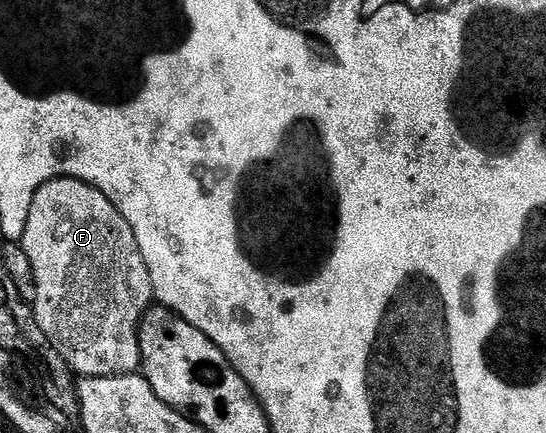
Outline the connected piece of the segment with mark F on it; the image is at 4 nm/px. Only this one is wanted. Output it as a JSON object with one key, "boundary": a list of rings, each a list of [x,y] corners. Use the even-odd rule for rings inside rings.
{"boundary":[[[68,176],[57,178],[45,182],[45,186],[41,186],[41,190],[37,190],[37,194],[33,198],[33,206],[29,206],[29,222],[23,223],[23,227],[25,234],[21,237],[21,245],[29,262],[32,263],[32,274],[37,286],[37,298],[33,303],[37,326],[41,326],[45,338],[55,347],[57,354],[61,354],[61,358],[65,358],[72,373],[83,378],[88,376],[129,376],[138,373],[141,368],[139,325],[142,324],[147,309],[152,307],[155,291],[153,282],[149,278],[149,266],[145,266],[145,258],[141,258],[137,238],[133,238],[133,230],[129,226],[129,222],[125,222],[125,218],[119,213],[117,206],[113,206],[113,202],[109,202],[109,198],[105,198],[105,194],[101,194],[101,190],[97,190],[85,182],[74,180]]]}

